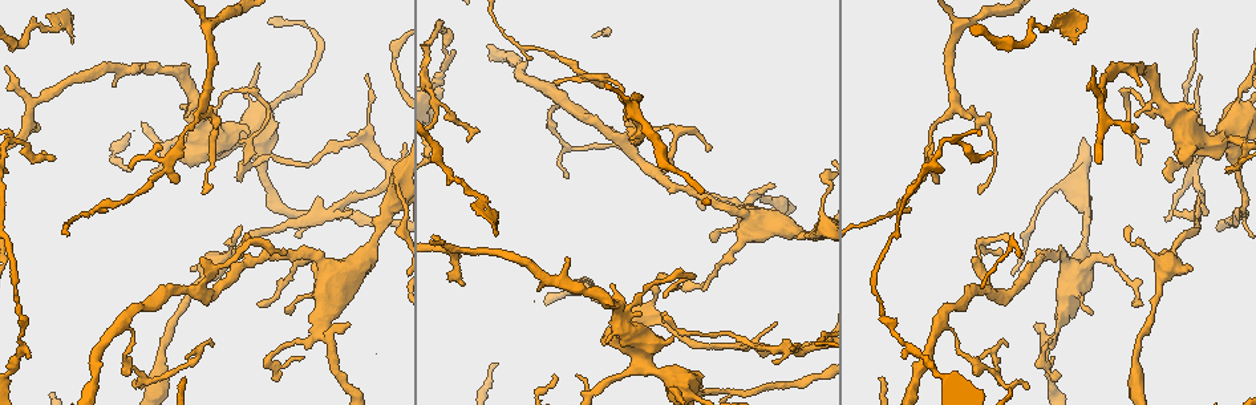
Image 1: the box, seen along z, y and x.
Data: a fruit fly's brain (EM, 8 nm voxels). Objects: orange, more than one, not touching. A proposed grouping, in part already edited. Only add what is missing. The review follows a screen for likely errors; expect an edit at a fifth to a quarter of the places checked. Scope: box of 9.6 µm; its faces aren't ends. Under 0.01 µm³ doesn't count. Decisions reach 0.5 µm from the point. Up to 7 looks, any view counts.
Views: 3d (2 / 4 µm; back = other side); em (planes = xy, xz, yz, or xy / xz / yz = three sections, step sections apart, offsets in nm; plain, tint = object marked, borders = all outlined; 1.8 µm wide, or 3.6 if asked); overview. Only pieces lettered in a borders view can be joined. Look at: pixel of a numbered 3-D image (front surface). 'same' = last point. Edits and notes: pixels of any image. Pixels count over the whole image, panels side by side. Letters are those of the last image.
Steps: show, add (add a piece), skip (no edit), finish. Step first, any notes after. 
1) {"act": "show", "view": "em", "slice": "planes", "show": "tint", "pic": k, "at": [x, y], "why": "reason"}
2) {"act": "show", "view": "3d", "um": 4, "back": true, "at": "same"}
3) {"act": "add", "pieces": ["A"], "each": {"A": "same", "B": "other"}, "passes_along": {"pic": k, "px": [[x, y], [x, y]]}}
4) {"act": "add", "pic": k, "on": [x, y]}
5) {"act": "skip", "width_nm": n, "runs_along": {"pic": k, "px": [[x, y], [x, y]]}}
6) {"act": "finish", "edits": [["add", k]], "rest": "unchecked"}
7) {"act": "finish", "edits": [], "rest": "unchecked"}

{"act": "show", "view": "3d", "um": 4, "pic": 1, "at": [445, 170], "why": "thick turns thin"}

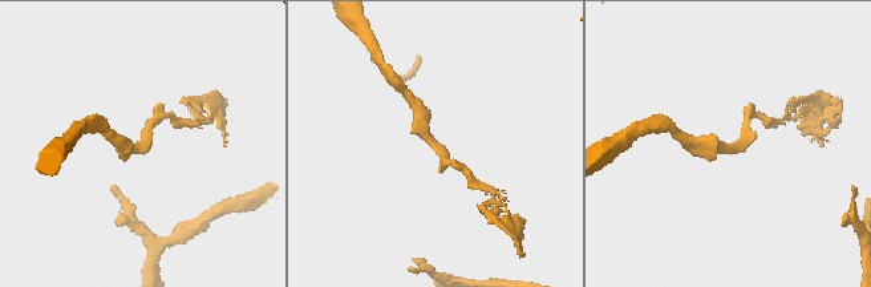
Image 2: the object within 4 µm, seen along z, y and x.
{"act": "show", "view": "em", "slice": "yz", "step": 16, "show": "tint", "pic": 2, "at": [142, 145], "why": "shape alone is not enough"}

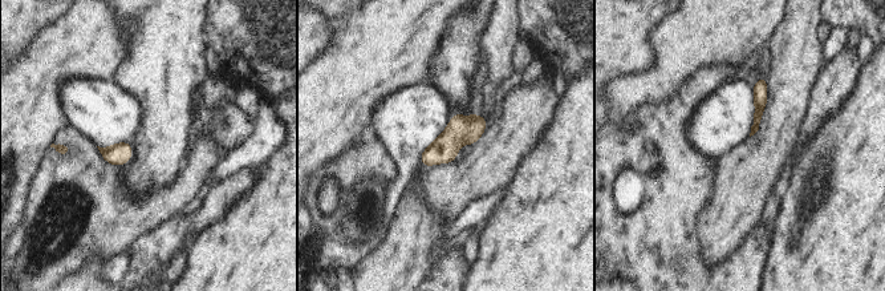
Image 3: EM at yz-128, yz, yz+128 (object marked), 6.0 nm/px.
{"act": "show", "view": "em", "slice": "planes", "show": "borders", "at": "same"}

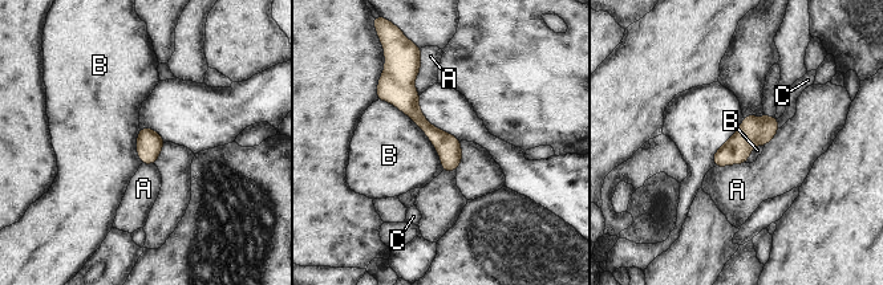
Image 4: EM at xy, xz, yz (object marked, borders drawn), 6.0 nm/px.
{"act": "add", "pieces": ["C"], "width_nm": 150, "each": {"A": "other", "B": "other", "C": "same"}, "passes_along": {"pic": 4, "px": [[753, 131], [777, 123], [797, 88]]}, "found": "the cell continues"}

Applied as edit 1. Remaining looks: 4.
{"act": "show", "view": "overview"}

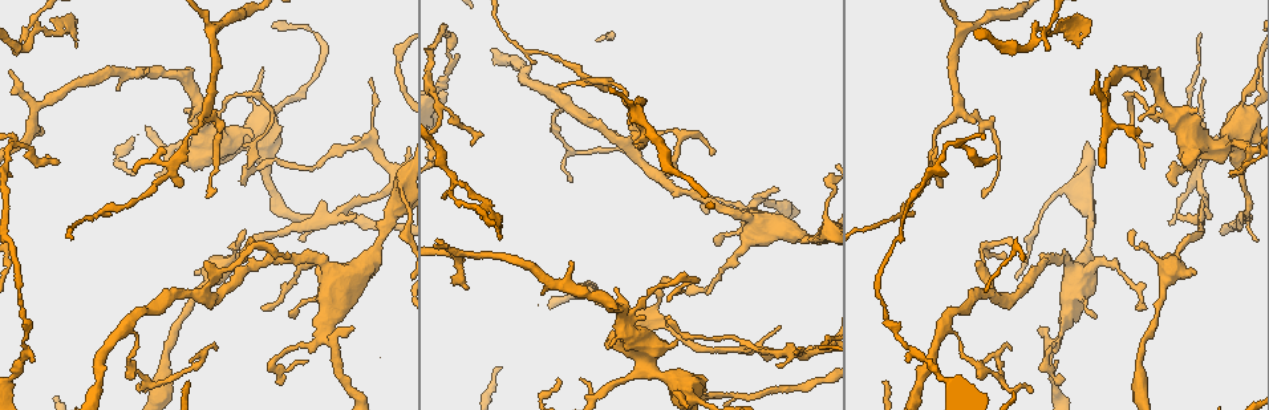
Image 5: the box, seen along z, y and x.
{"act": "show", "view": "3d", "um": 2, "pic": 5, "at": [939, 185], "why": "branch stops here"}

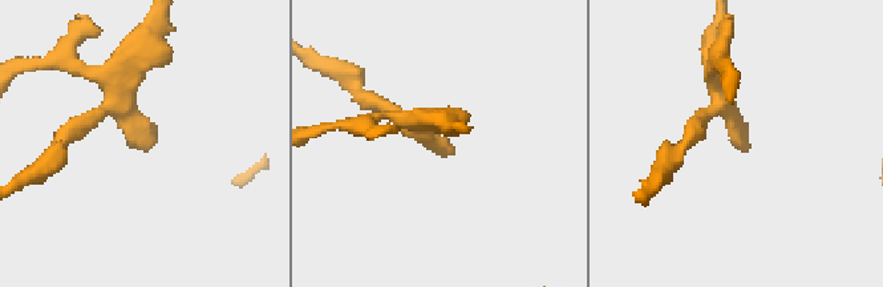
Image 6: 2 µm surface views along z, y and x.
{"act": "show", "view": "em", "slice": "yz", "step": 16, "show": "tint", "pic": 6, "at": [442, 150], "why": "now the EM"}

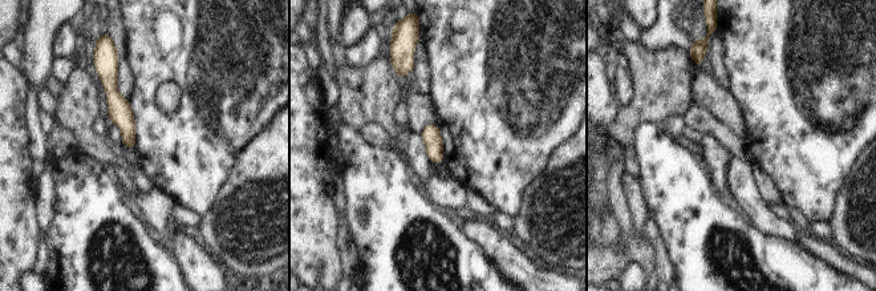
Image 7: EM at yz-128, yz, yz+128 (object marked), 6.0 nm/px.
{"act": "show", "view": "em", "slice": "planes", "show": "borders", "at": "same", "why": "cut it another way"}

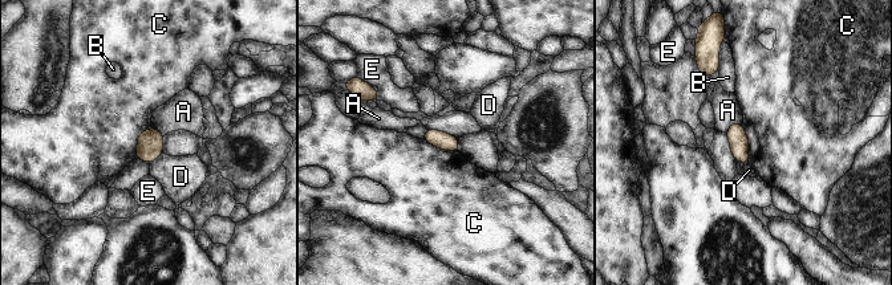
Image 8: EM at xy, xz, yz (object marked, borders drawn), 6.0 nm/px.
{"act": "skip", "each": {"A": "other", "B": "other", "C": "other", "D": "other", "E": "other"}, "found": "no lettered piece goes on from it"}

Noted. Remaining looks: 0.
{"act": "finish", "edits": [["add", 4]], "rest": "unchecked"}

